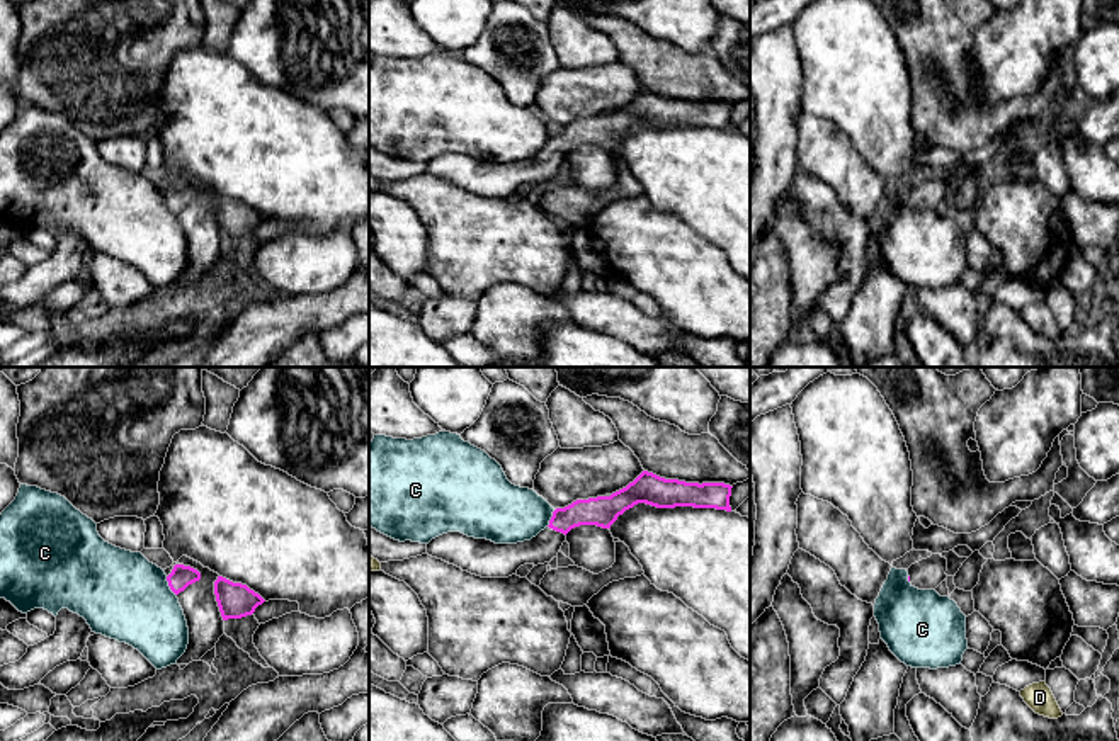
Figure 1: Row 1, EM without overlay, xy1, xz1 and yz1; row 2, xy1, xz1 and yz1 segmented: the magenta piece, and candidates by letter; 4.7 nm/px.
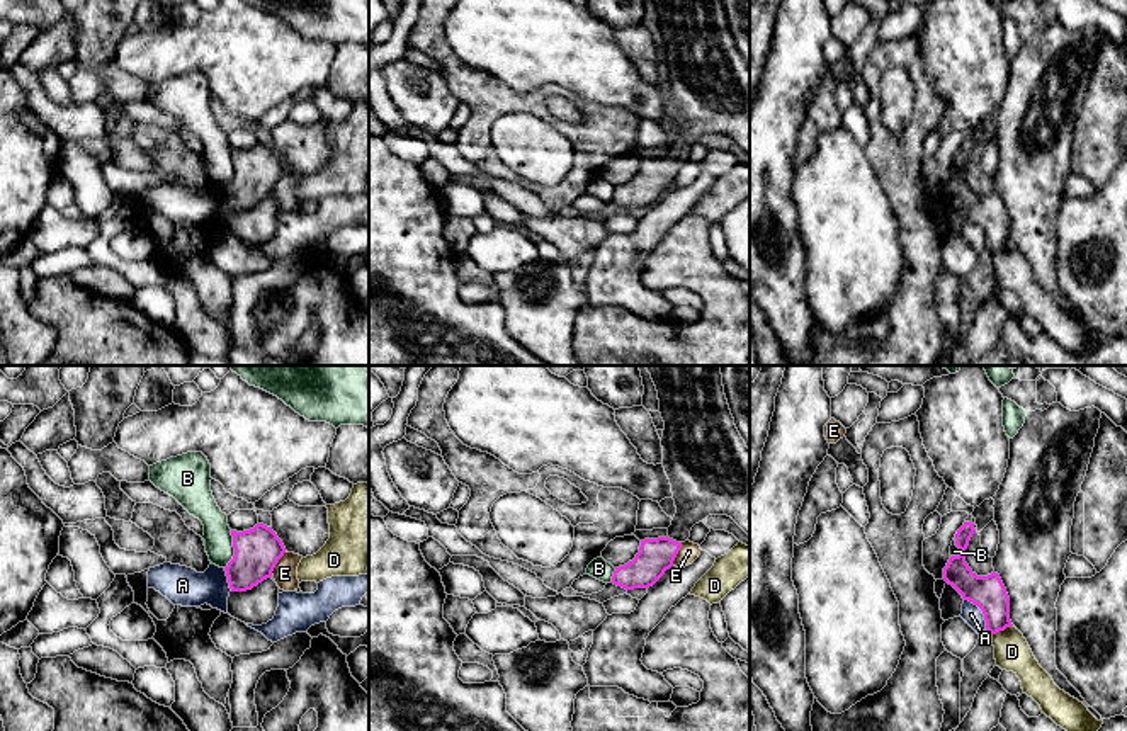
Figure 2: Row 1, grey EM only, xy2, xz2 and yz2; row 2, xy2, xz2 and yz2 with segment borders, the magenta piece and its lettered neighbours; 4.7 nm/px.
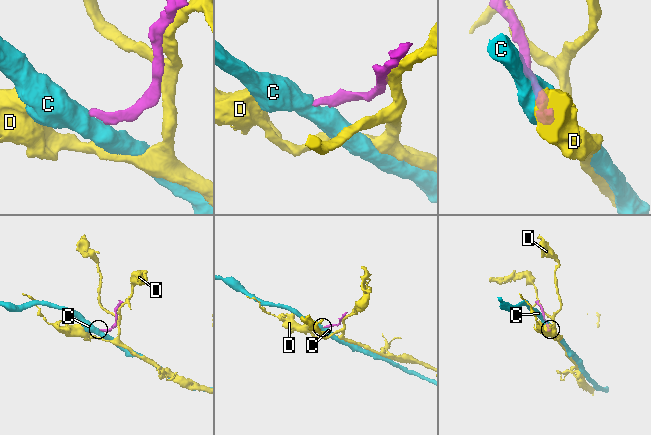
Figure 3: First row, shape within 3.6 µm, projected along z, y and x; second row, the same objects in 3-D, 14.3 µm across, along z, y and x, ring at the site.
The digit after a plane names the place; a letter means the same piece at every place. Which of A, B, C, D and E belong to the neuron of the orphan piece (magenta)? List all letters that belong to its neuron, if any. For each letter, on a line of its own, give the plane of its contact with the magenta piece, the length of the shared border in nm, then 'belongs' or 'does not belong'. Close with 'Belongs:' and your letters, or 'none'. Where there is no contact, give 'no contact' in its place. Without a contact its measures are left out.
A: yz2 | 180 nm | does not belong
B: xy2 | 190 nm | does not belong
C: xy1 | 110 nm | does not belong
D: yz2 | 110 nm | does not belong
E: xy2 | 130 nm | does not belong
Belongs: none

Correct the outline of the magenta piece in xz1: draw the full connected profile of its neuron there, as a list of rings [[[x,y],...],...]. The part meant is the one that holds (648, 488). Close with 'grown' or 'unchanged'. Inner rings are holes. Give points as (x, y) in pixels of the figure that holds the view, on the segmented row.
[[[643,471],[633,483],[611,496],[577,500],[565,508],[556,508],[549,525],[531,540],[495,544],[461,532],[447,532],[427,544],[427,554],[481,578],[508,578],[524,564],[537,566],[556,557],[566,534],[575,527],[611,529],[619,515],[638,503],[656,508],[694,506],[731,512],[731,488],[724,483],[699,484],[665,479]]] | grown

